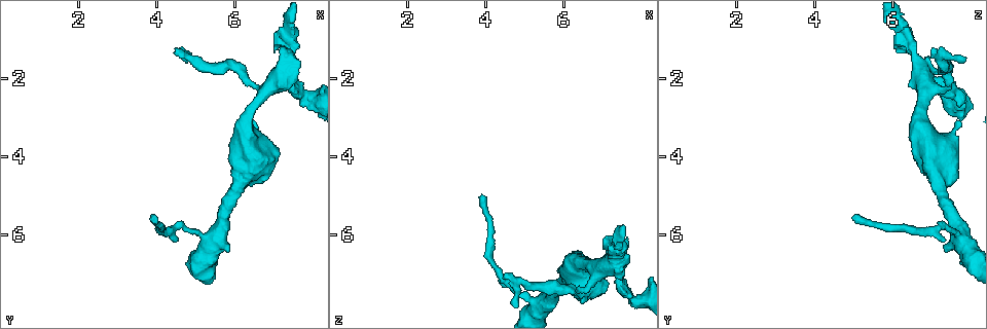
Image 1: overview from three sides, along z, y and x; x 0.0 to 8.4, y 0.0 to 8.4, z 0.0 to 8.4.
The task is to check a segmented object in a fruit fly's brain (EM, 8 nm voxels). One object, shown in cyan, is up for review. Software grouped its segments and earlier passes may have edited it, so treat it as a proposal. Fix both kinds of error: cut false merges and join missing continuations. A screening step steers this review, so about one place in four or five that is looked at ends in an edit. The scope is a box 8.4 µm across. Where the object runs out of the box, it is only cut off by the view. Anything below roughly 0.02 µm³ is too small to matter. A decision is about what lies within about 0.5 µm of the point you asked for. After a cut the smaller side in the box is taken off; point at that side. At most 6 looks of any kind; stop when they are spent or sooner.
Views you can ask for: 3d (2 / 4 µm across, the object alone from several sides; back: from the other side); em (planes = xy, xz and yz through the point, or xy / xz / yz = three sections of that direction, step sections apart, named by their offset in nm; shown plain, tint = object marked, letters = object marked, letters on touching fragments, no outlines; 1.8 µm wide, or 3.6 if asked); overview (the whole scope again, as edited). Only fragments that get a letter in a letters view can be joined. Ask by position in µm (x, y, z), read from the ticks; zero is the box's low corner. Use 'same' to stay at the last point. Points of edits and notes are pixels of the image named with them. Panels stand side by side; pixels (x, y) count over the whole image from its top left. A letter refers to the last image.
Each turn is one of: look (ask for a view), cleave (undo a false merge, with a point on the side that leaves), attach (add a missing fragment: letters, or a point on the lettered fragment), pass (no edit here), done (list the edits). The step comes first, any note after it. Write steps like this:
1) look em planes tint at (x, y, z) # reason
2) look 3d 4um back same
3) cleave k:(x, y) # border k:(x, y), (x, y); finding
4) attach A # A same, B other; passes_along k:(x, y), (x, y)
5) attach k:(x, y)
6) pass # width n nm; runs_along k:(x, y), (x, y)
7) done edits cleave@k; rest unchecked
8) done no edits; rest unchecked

look 3d 2um back at (5.80, 6.40, 7.30) # free end

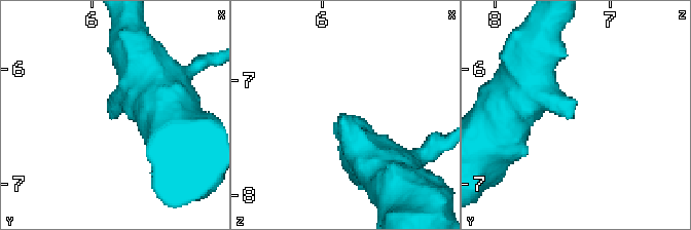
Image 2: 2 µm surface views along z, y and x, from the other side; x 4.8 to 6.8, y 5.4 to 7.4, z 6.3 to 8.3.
look em planes letters at (5.84, 6.40, 7.32)

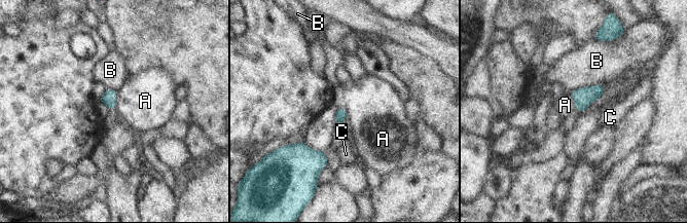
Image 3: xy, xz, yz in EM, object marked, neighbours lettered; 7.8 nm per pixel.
pass # A other, B other, C other; border 3:(117, 90), (113, 109); no lettered fragment goes on from it

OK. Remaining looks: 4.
look 3d 2um at (3.95, 5.50, 4.95) # free end

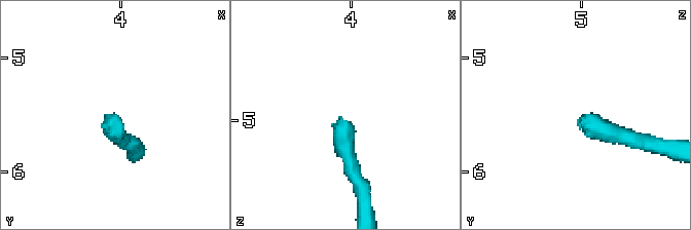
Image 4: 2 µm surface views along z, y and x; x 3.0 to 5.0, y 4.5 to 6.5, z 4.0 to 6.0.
look em planes plain at (3.90, 5.54, 4.98)

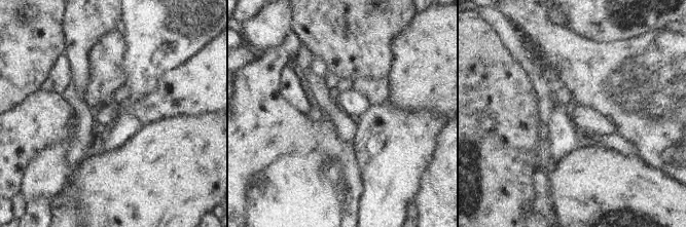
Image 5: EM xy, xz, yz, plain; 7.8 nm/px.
look em planes letters same

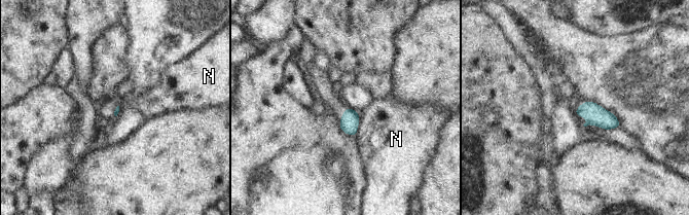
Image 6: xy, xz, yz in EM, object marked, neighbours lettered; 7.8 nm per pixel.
pass # longest_contact N 200 nm; N other; border 6:(358, 112), (359, 119), (356, 137); none of them fits

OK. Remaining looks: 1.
look em planes letters at (7.25, 2.00, 6.80) # looks like a crossing

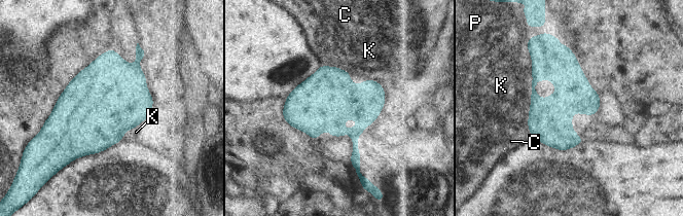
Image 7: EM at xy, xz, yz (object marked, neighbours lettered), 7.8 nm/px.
pass # C other, K other, P other; border 7:(348, 71), (356, 84), (370, 79); one neuron here

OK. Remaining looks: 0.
done no edits; rest unchecked

